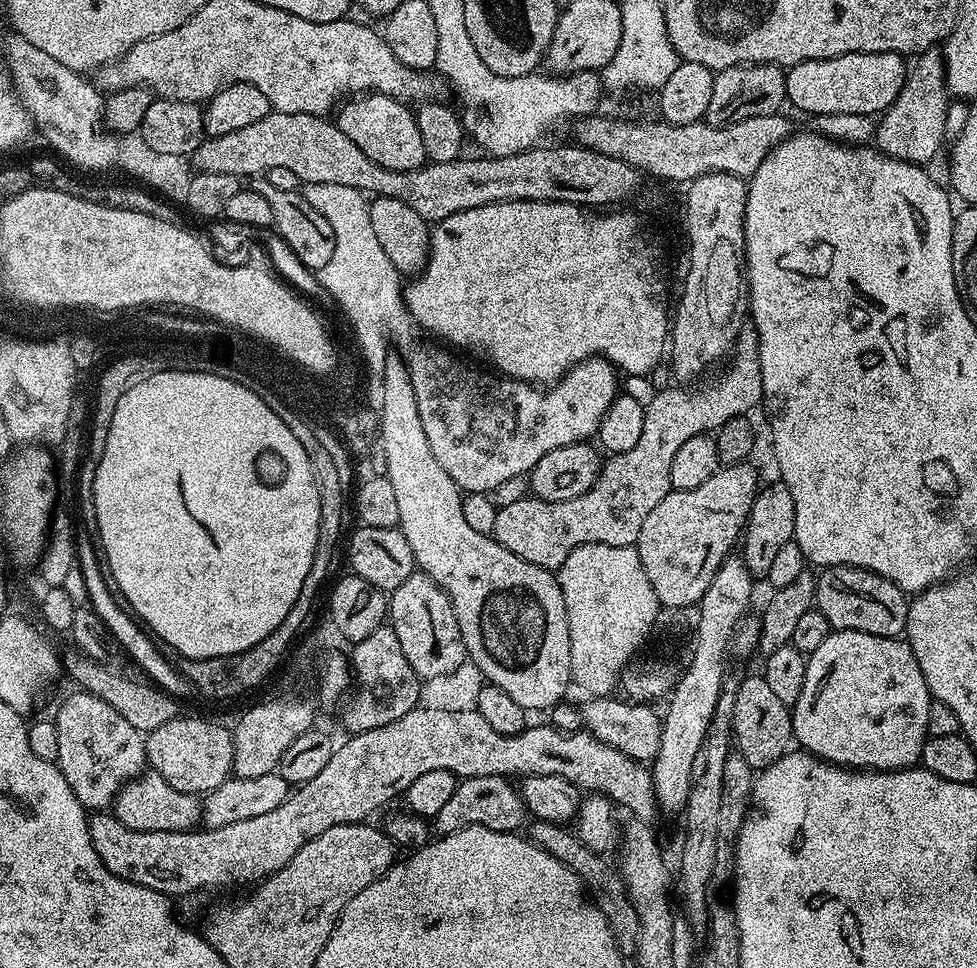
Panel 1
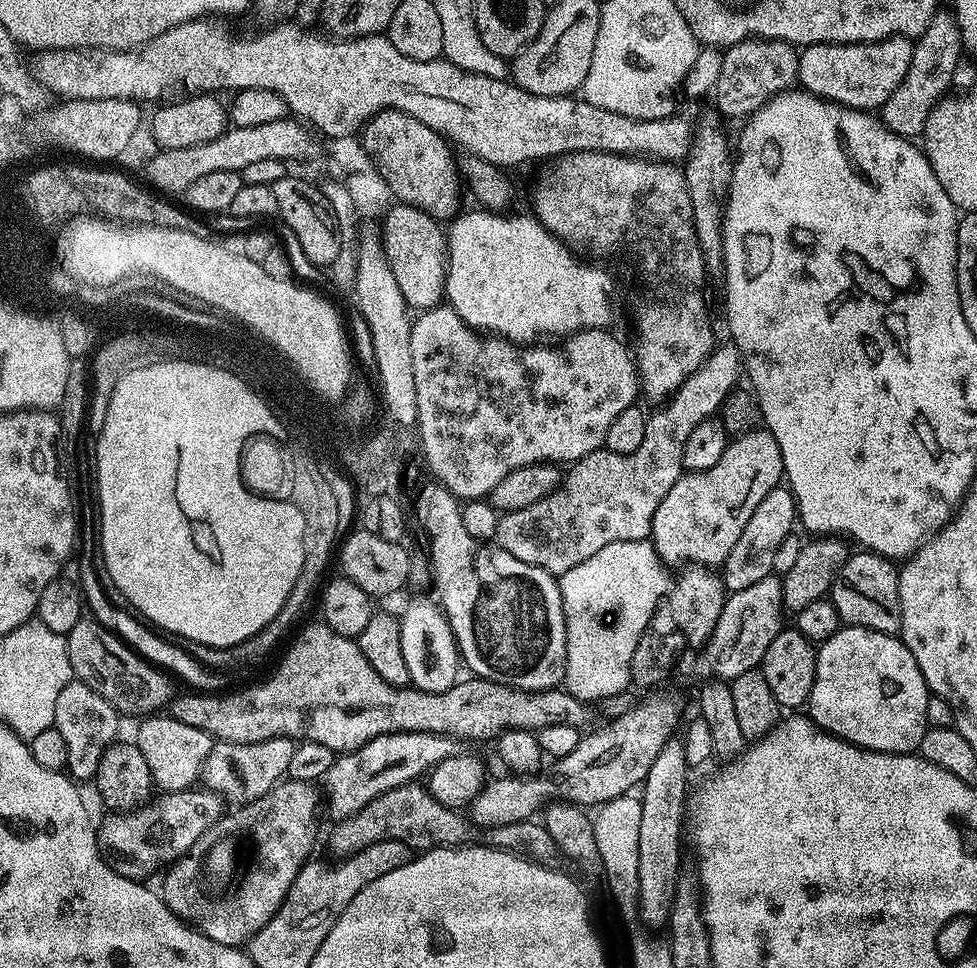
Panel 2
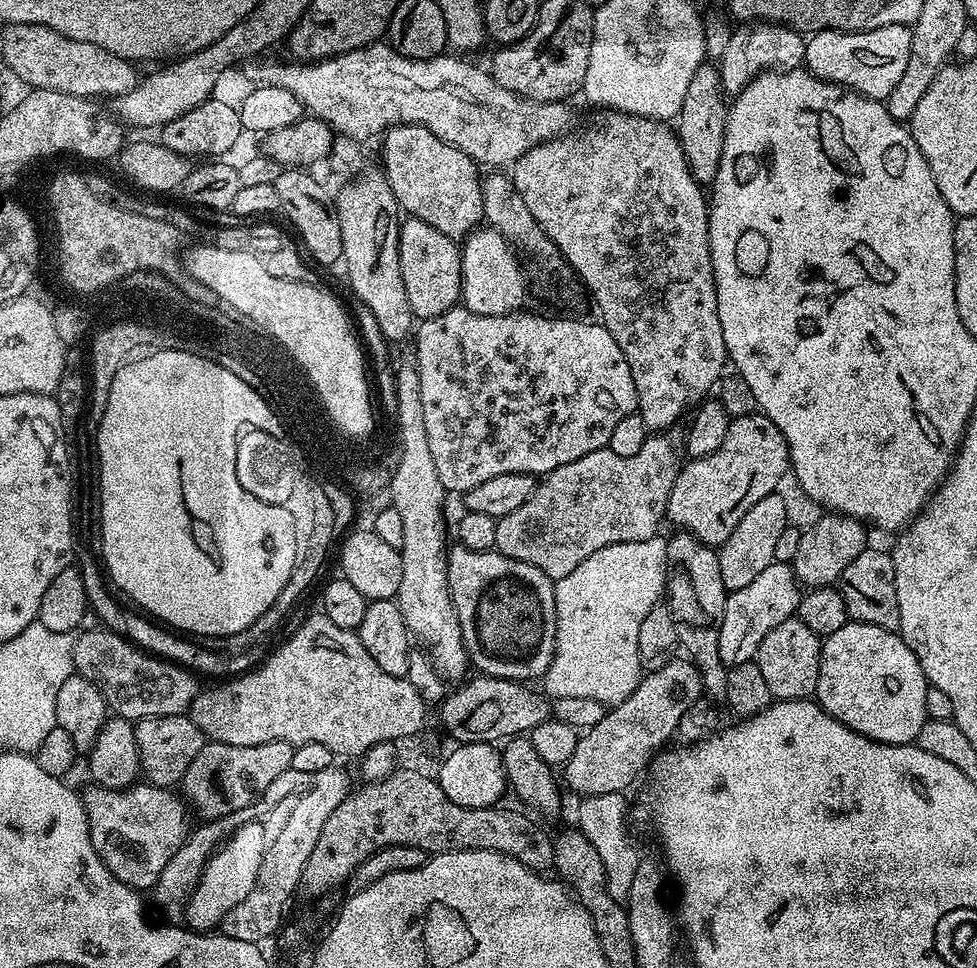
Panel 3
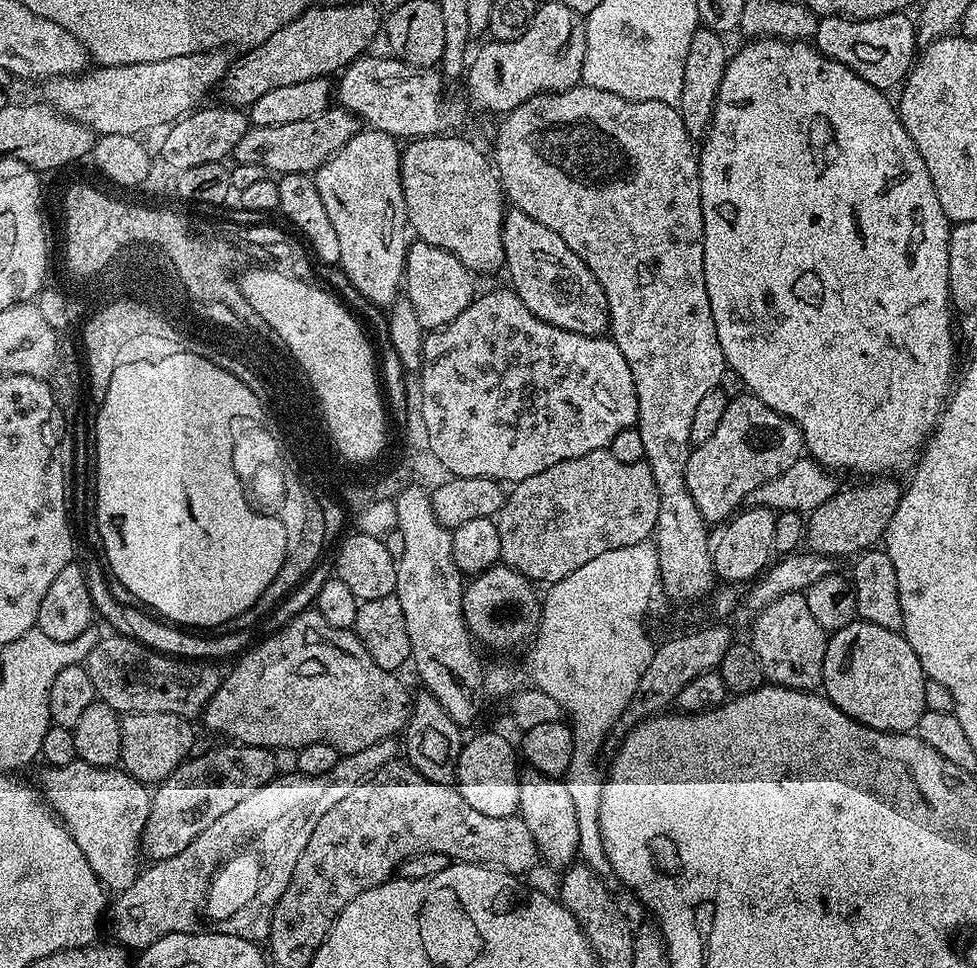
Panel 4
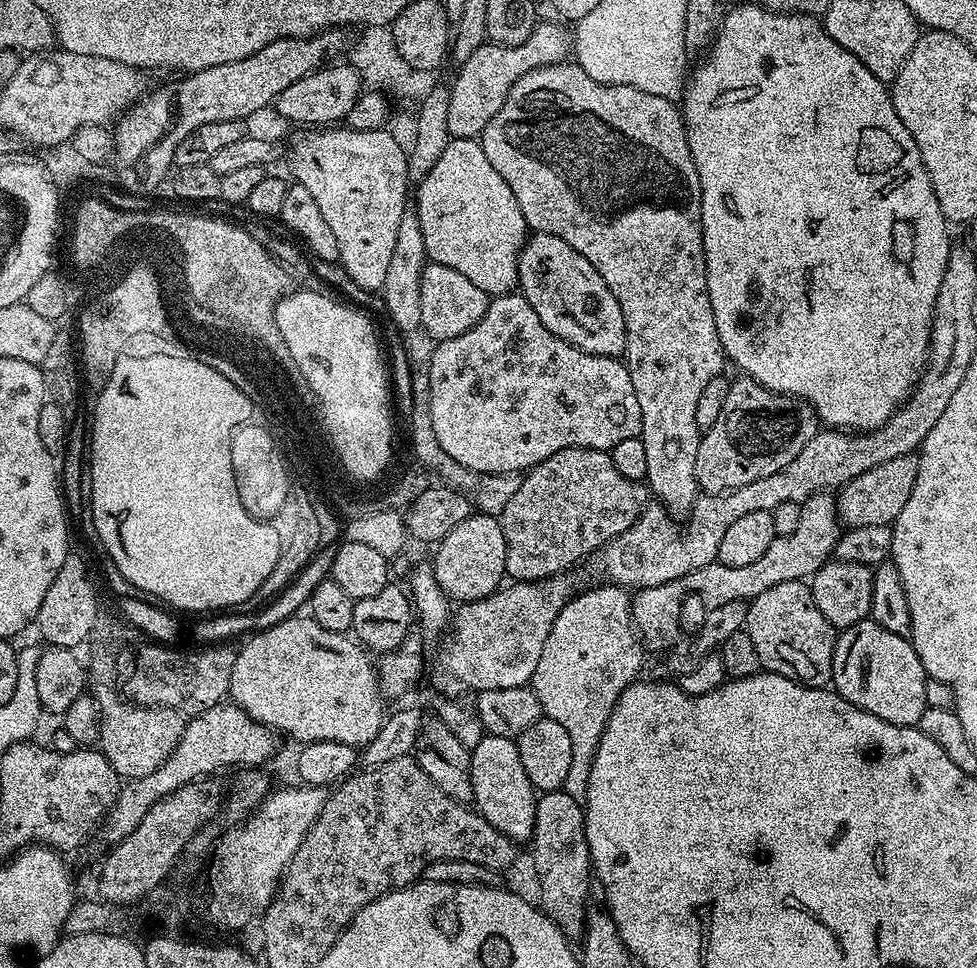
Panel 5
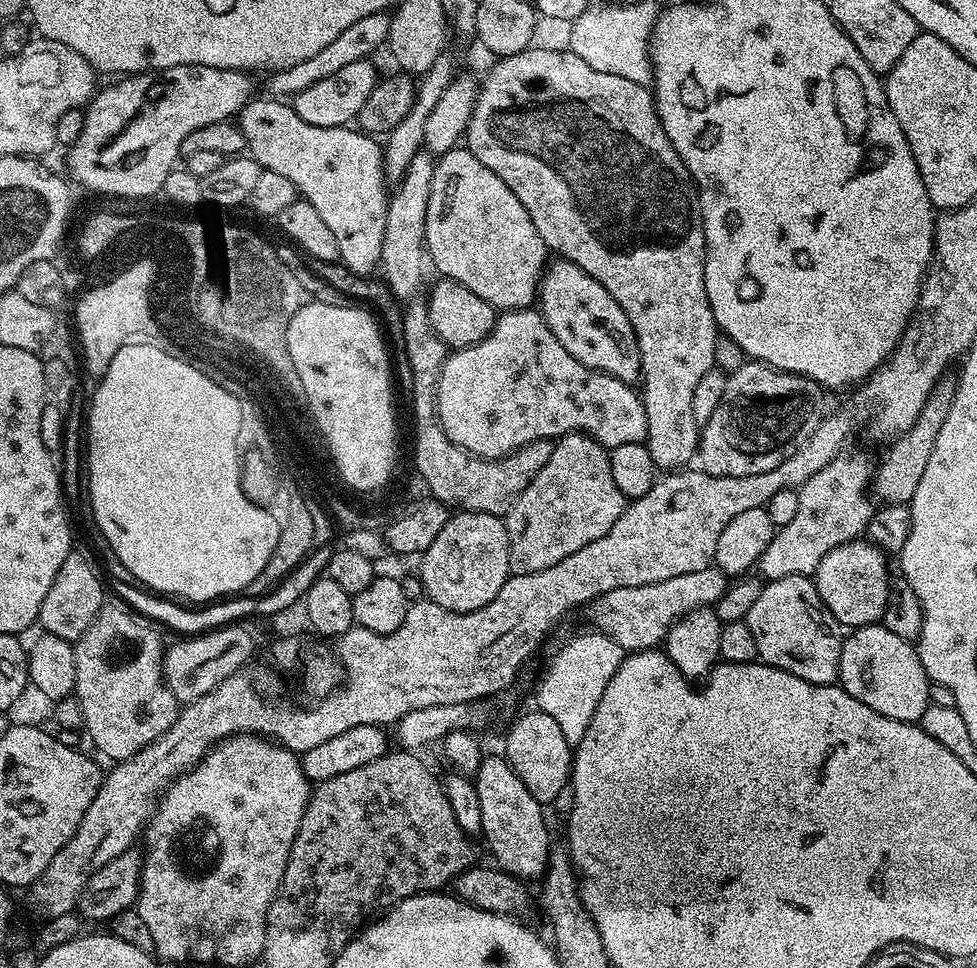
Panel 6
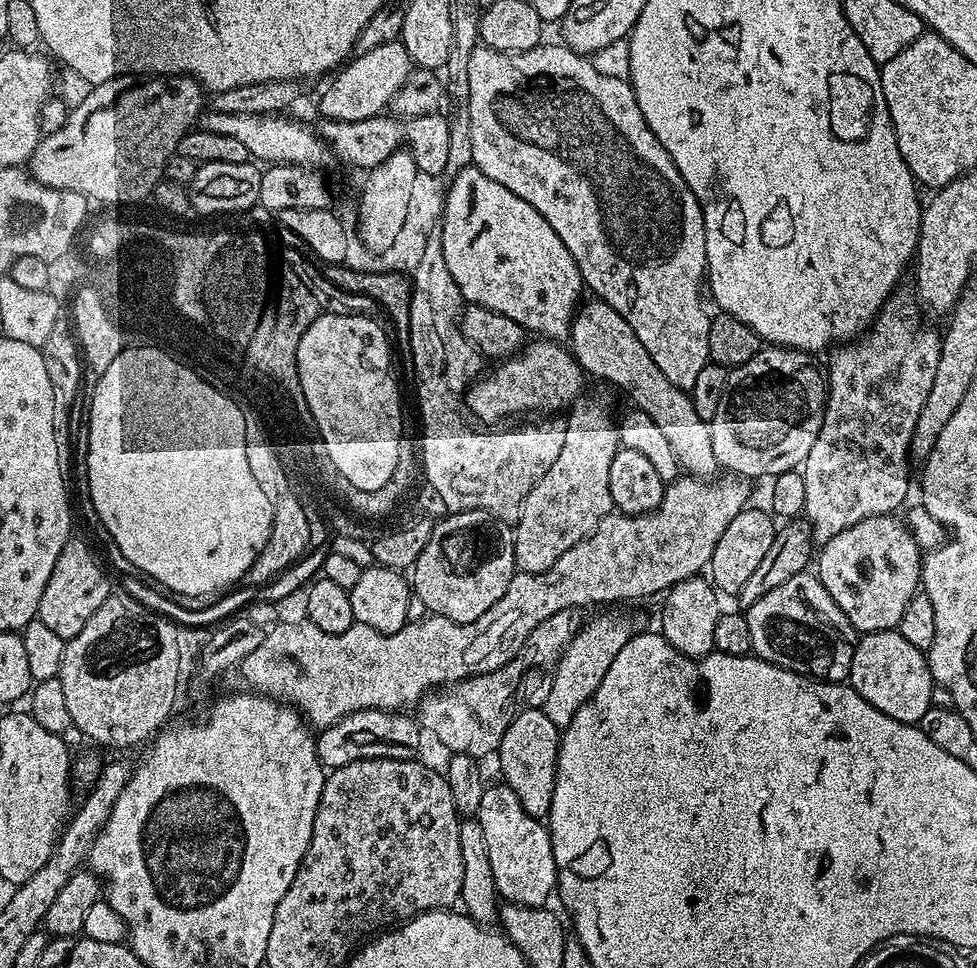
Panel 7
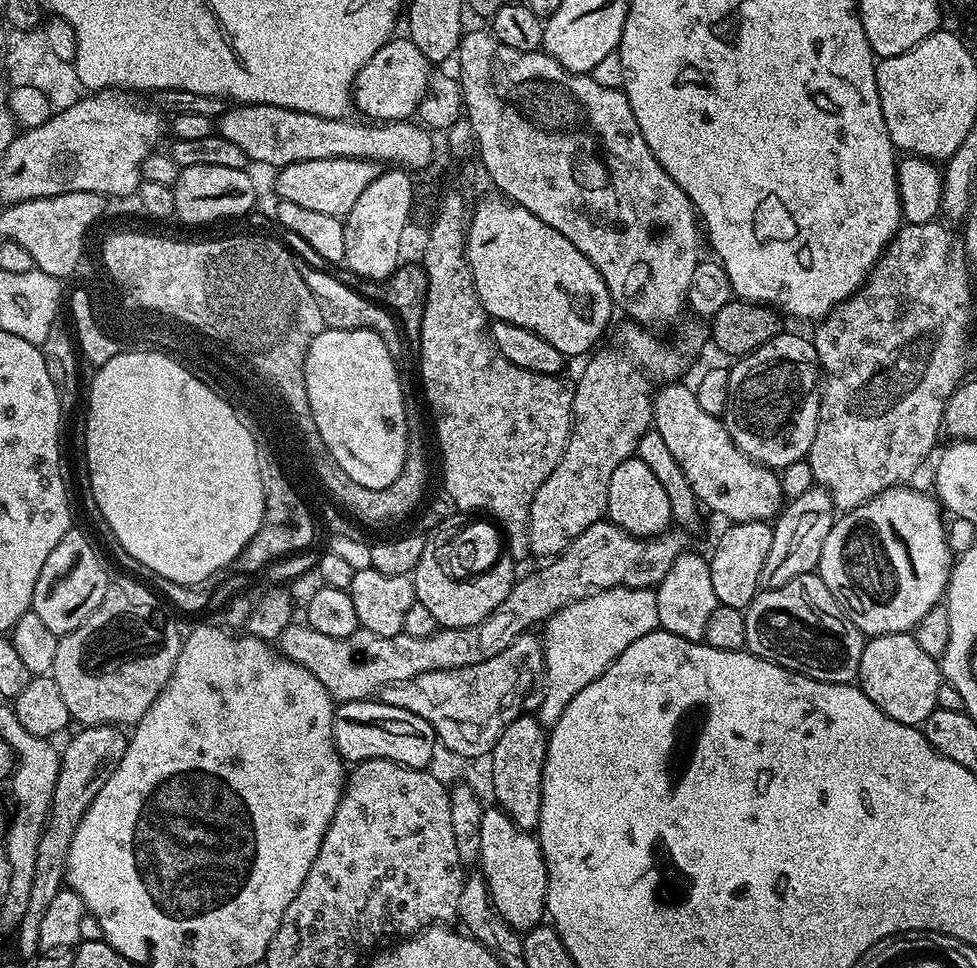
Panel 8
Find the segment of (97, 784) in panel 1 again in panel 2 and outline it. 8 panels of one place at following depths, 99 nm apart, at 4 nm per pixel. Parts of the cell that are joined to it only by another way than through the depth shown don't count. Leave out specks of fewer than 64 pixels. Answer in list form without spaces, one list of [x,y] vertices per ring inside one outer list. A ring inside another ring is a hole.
[[[73,679],[62,686],[58,702],[54,706],[54,727],[66,742],[67,775],[77,782],[91,781],[96,775],[102,756],[112,744],[117,743],[120,732],[121,713],[102,694],[90,690],[81,680]]]

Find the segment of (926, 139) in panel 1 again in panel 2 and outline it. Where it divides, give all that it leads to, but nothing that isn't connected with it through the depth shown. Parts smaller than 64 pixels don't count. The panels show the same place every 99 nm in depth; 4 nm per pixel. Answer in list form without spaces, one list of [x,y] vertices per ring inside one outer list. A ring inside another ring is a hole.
[[[941,10],[932,19],[930,26],[926,26],[924,33],[915,37],[910,70],[906,70],[906,78],[898,82],[898,90],[894,90],[894,94],[886,98],[884,107],[879,109],[879,119],[894,134],[905,138],[919,137],[923,133],[930,114],[947,93],[944,91],[953,87],[954,70],[961,59],[960,31],[953,13]]]

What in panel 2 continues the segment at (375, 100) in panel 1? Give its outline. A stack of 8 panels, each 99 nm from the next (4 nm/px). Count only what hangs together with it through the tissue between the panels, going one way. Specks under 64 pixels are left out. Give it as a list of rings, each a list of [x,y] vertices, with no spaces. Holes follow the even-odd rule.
[[[385,108],[364,125],[358,139],[399,203],[421,208],[441,222],[451,221],[461,211],[462,177],[457,172],[453,151],[448,150],[449,143],[441,133],[410,114]]]

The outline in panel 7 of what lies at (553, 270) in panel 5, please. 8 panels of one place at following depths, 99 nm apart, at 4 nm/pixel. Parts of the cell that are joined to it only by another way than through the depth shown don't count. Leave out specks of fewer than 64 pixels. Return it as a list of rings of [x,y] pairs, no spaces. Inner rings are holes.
[[[588,298],[577,307],[571,324],[570,351],[589,377],[597,376],[608,384],[617,384],[636,403],[633,405],[639,411],[658,422],[662,434],[666,434],[666,442],[670,442],[670,450],[674,450],[676,461],[687,475],[701,478],[717,475],[709,421],[698,418],[691,395],[685,389],[674,386],[666,374],[654,366],[654,358],[650,358],[646,346],[638,342],[638,334],[630,330],[630,322],[626,322],[614,306]]]

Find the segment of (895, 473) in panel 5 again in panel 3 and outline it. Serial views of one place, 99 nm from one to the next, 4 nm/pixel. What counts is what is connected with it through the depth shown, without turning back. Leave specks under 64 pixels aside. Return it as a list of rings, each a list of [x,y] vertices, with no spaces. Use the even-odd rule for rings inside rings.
[[[839,514],[820,515],[824,516],[813,522],[809,532],[801,531],[798,554],[794,554],[791,563],[797,584],[808,590],[835,585],[842,570],[846,570],[846,566],[850,566],[850,562],[854,562],[854,558],[858,558],[870,544],[865,521]]]

